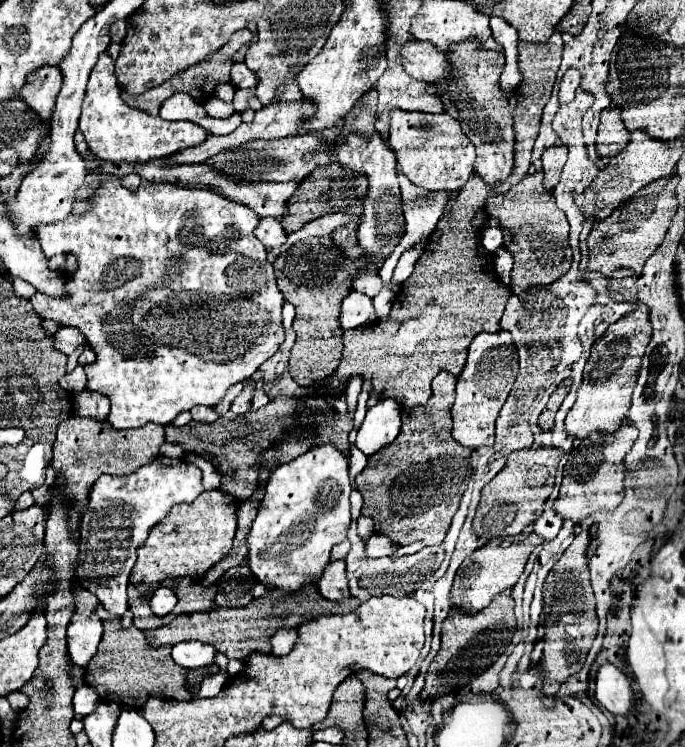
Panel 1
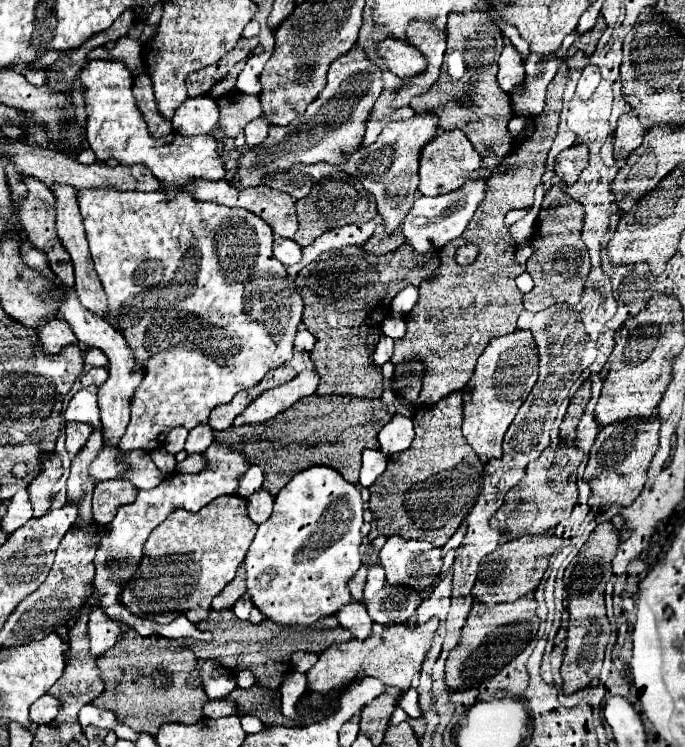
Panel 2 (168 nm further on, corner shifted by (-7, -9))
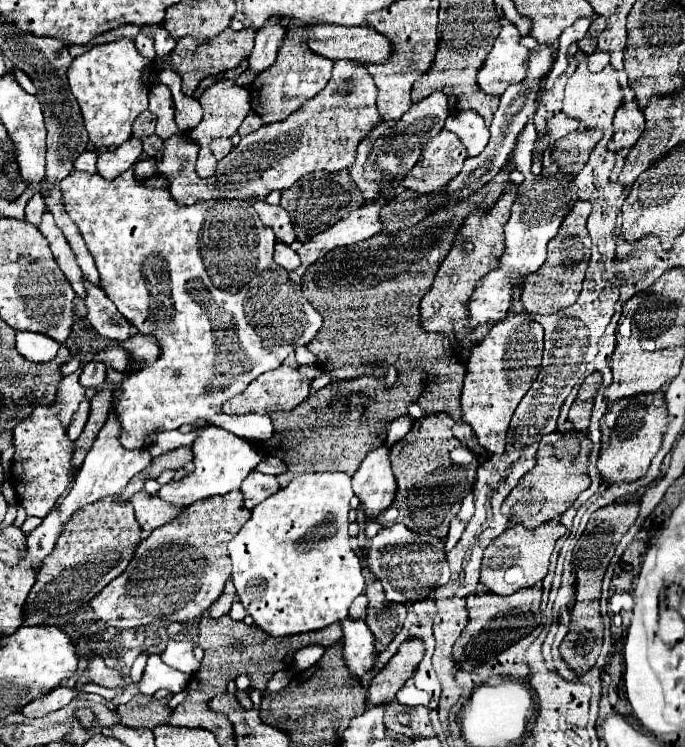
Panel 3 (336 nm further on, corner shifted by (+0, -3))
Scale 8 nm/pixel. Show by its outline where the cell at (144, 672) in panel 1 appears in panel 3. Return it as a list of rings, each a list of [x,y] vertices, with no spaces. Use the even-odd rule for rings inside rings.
[[[138,694],[134,696],[128,704],[118,706],[118,718],[122,724],[132,726],[132,728],[148,728],[154,730],[160,724],[168,724],[172,710],[168,708],[170,698],[156,700],[152,696]]]

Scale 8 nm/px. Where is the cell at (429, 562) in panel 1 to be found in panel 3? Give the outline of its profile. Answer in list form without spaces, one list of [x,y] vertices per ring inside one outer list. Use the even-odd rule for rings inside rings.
[[[378,580],[374,584],[366,586],[366,596],[370,598],[366,624],[368,624],[370,632],[374,634],[374,638],[380,642],[378,650],[382,652],[400,634],[402,622],[406,618],[406,606],[404,604],[392,606],[390,602],[386,602],[382,584]]]

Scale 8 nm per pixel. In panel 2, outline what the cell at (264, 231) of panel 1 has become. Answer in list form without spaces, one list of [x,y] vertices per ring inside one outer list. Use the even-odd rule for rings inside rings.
[[[275,238],[273,242],[273,254],[277,256],[277,260],[285,266],[291,266],[295,262],[301,260],[301,246],[291,240],[291,238]]]

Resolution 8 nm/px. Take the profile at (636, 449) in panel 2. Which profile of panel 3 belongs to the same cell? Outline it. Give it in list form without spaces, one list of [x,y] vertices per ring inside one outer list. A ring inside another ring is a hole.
[[[664,392],[636,394],[630,398],[622,398],[610,402],[604,418],[600,420],[602,428],[602,452],[598,460],[598,468],[608,484],[612,482],[634,482],[646,474],[650,460],[662,446],[664,432],[668,428],[668,408]]]

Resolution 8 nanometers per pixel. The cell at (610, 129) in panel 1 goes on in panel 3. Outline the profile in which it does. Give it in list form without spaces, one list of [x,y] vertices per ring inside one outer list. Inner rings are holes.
[[[636,100],[624,102],[614,116],[614,136],[608,144],[608,150],[618,152],[622,148],[632,148],[640,134],[644,132],[644,114]]]

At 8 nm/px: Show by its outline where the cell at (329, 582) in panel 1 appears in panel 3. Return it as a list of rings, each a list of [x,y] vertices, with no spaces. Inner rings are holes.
[[[344,620],[342,622],[344,632],[344,652],[342,658],[350,670],[350,676],[354,676],[358,682],[364,674],[374,672],[374,638],[368,630],[364,620]]]

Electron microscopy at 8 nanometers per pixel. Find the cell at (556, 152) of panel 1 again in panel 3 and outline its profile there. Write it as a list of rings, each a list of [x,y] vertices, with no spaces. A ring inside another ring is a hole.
[[[592,128],[562,136],[552,146],[552,162],[558,164],[558,168],[566,174],[578,174],[588,162],[588,156],[600,142],[602,134],[604,132],[600,128]]]

